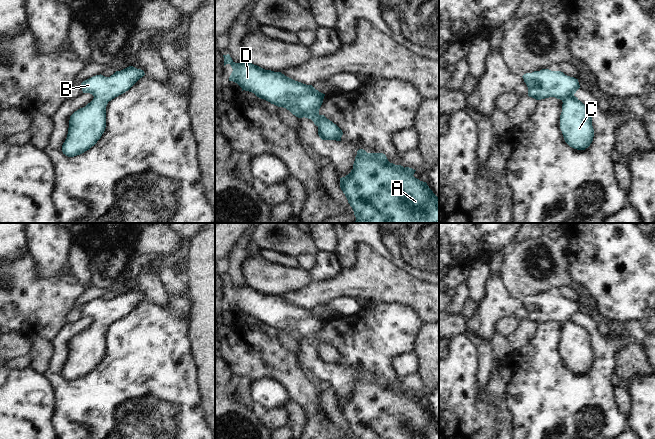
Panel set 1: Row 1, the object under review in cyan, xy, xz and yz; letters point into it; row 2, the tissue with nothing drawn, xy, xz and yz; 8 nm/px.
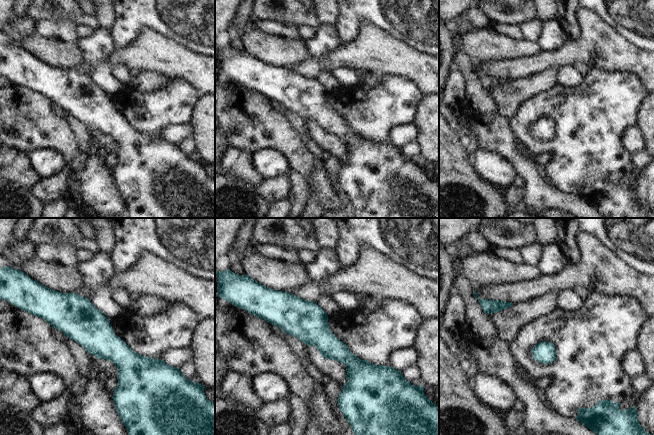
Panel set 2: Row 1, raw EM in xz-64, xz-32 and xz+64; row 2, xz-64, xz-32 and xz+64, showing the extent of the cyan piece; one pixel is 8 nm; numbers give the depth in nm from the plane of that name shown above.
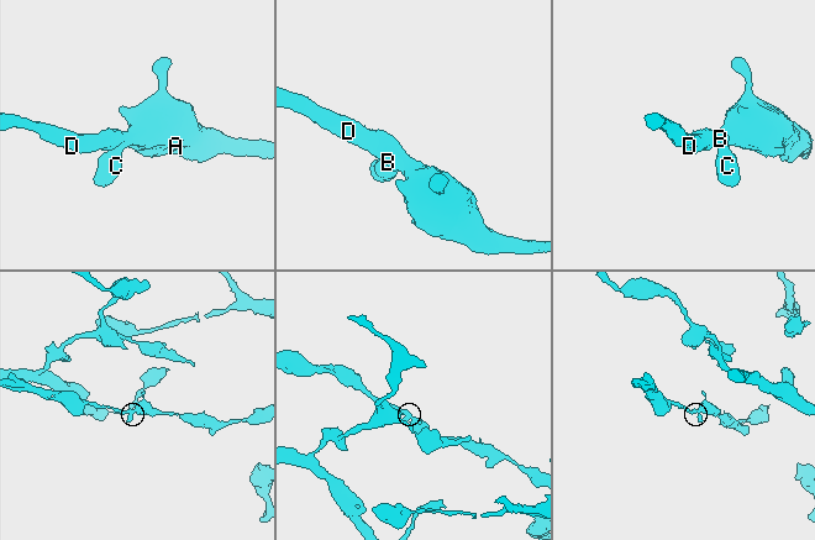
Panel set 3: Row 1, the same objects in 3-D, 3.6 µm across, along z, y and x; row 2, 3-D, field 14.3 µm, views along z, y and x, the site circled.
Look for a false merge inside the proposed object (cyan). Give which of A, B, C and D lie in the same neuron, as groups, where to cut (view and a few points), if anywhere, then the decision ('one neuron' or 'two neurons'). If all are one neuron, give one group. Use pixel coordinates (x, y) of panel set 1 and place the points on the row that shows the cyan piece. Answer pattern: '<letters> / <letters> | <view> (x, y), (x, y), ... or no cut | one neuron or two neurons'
A B C D | no cut | one neuron

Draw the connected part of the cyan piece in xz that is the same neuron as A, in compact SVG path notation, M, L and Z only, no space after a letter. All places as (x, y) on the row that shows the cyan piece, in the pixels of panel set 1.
M359 149L353 169L348 175L340 178L340 188L354 211L355 223L439 223L439 198L426 182L413 176L415 171L390 163L383 153L367 153Z

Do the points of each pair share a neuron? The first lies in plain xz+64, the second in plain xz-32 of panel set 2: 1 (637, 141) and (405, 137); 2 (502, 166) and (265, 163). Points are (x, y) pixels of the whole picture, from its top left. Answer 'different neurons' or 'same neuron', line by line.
1: same neuron
2: same neuron

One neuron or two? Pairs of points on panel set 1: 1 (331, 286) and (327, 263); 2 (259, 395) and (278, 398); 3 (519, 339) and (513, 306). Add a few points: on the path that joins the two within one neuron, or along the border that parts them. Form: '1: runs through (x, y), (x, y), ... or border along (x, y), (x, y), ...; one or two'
1: border along (341, 270), (332, 278), (311, 282); two
2: runs through (264, 395), (273, 395); one
3: border along (527, 318), (521, 321); two

